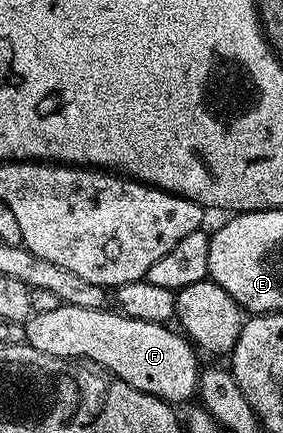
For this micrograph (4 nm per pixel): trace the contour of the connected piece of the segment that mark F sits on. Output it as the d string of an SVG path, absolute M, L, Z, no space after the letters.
M59 303L56 311L33 314L25 326L26 341L36 347L36 351L94 361L124 379L124 383L156 395L162 401L189 402L195 396L200 372L199 354L181 332L173 333L166 325L144 323L109 308L89 309Z

